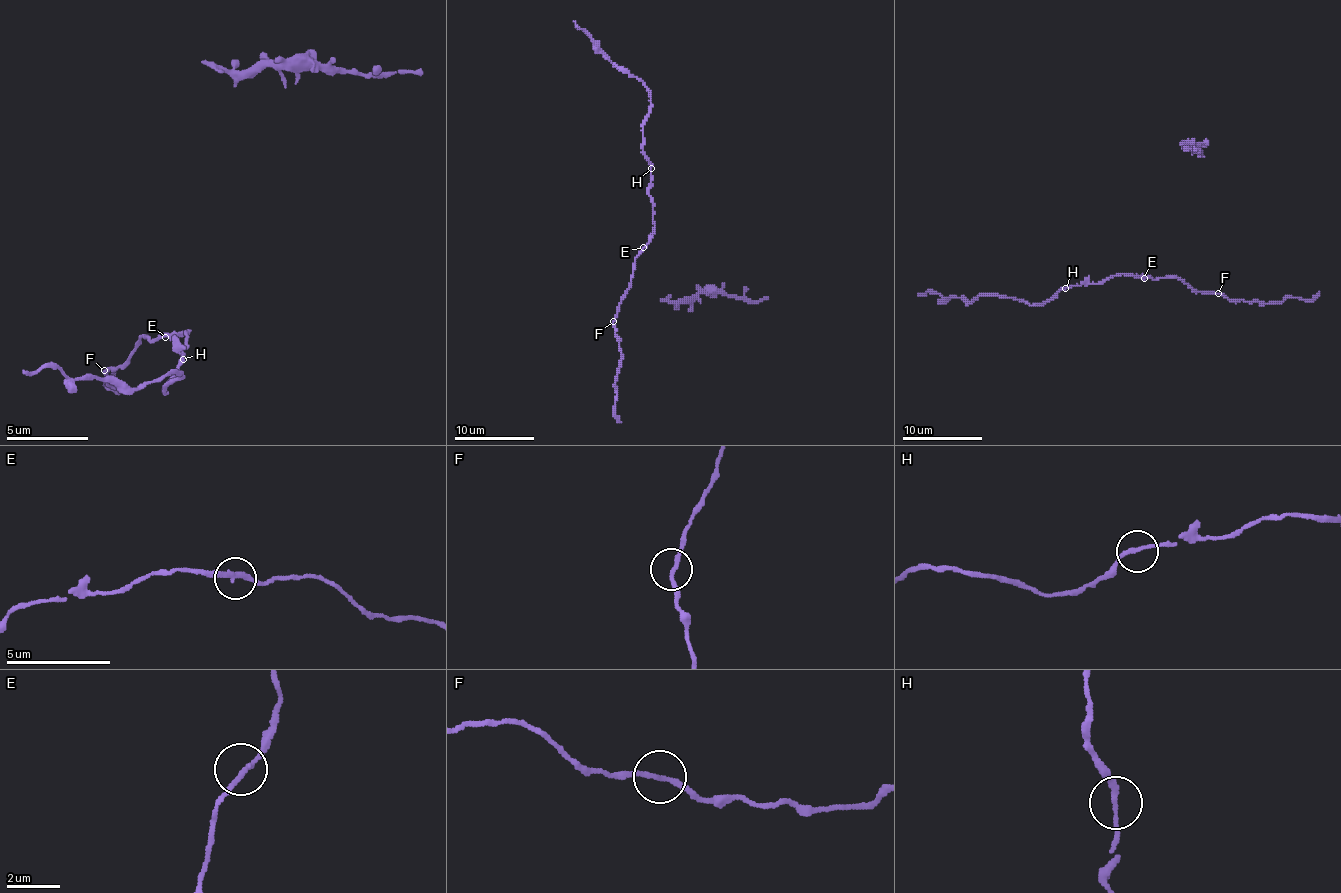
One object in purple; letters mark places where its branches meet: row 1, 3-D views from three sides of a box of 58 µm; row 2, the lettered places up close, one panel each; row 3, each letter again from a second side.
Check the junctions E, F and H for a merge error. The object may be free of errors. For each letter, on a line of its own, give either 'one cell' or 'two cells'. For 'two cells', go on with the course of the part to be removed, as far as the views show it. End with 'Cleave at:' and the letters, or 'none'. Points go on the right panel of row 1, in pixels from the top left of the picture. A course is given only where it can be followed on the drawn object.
E: one cell
F: one cell
H: one cell
Cleave at: none

